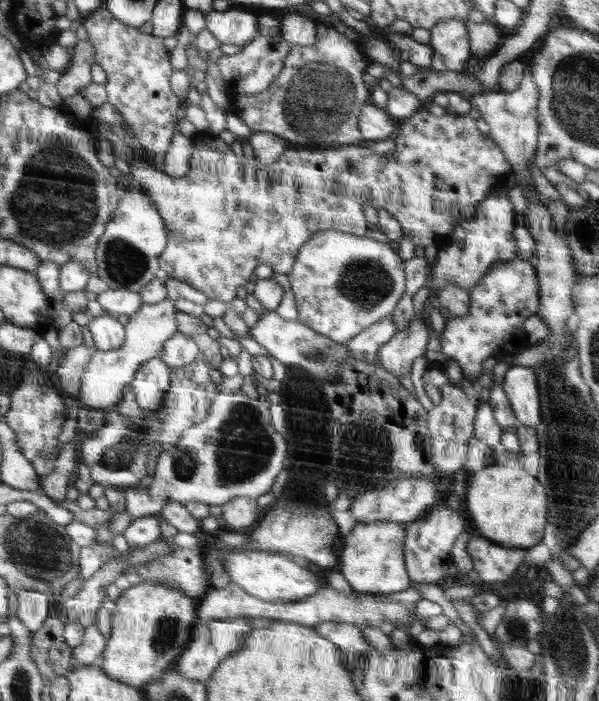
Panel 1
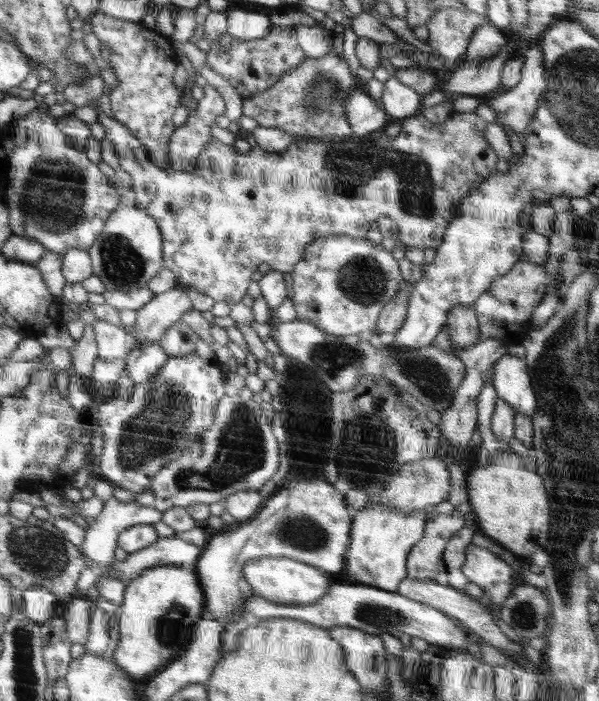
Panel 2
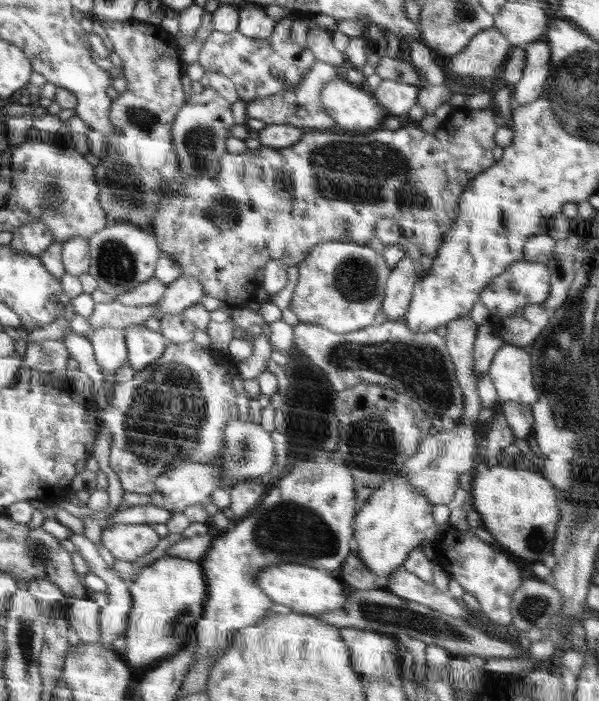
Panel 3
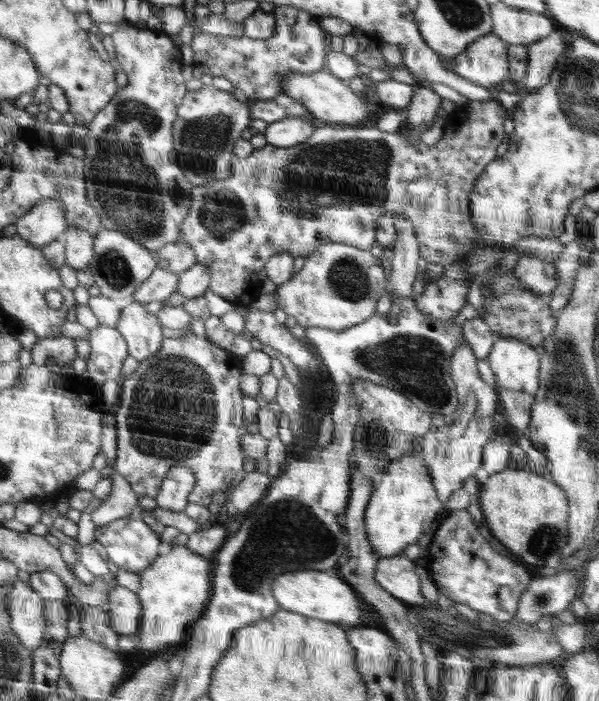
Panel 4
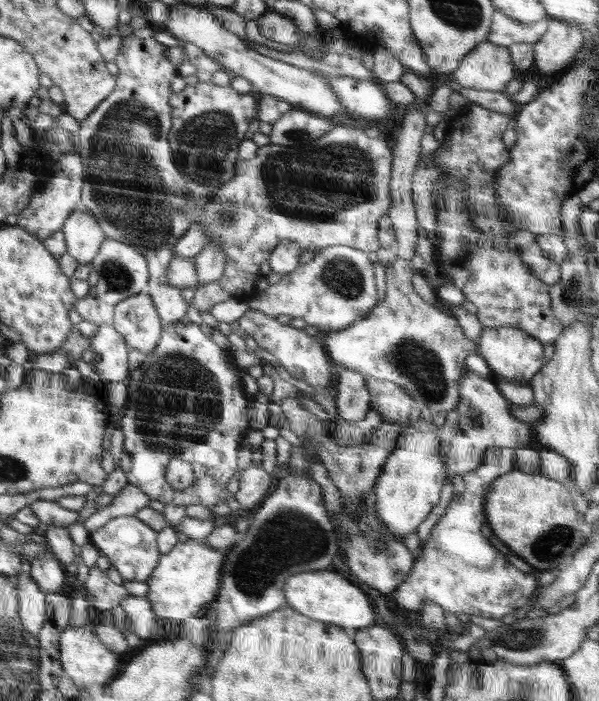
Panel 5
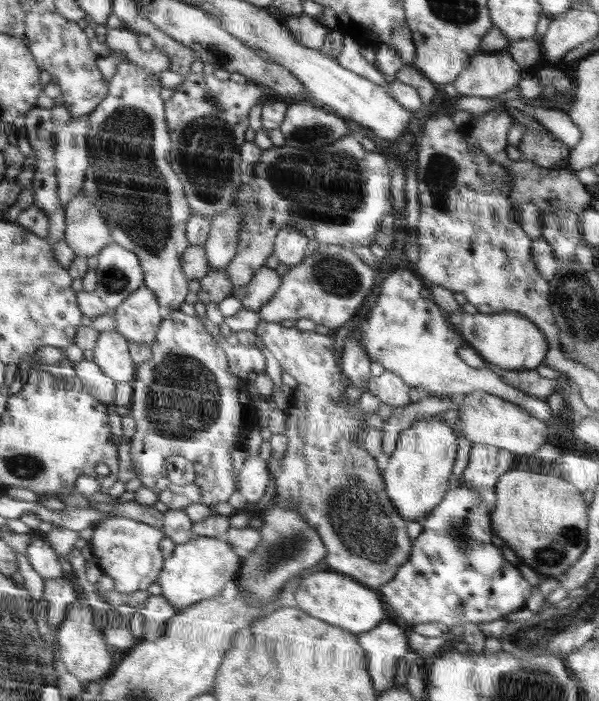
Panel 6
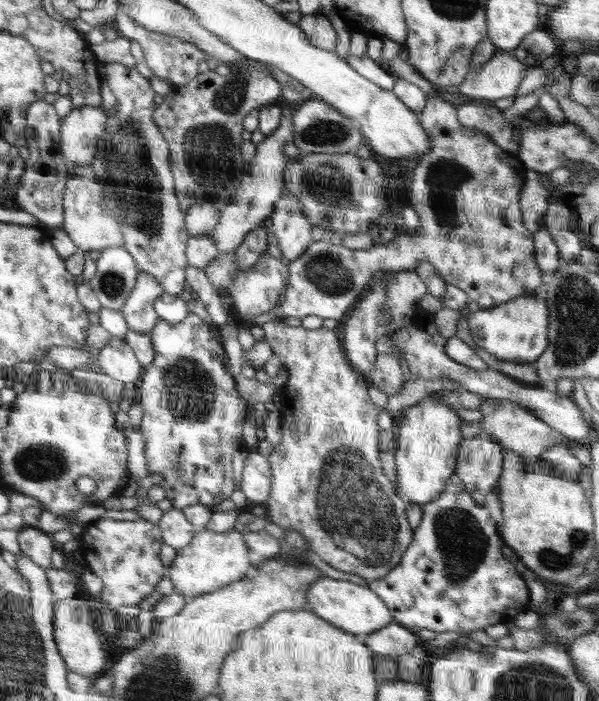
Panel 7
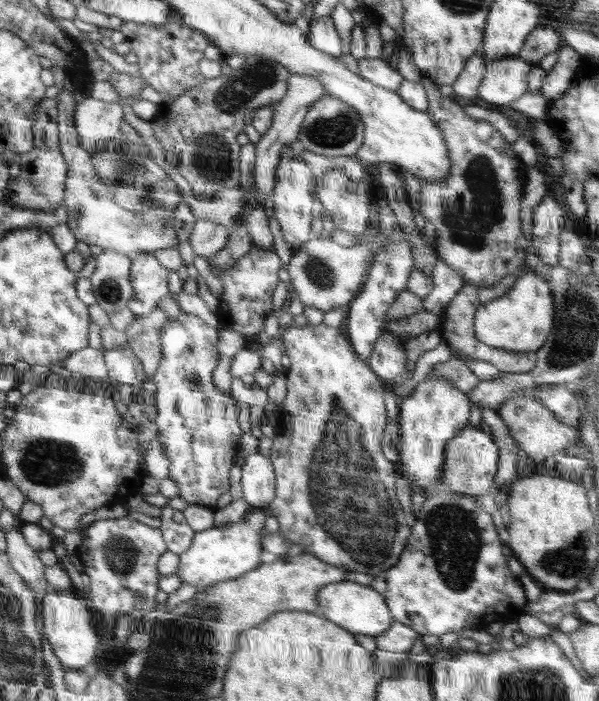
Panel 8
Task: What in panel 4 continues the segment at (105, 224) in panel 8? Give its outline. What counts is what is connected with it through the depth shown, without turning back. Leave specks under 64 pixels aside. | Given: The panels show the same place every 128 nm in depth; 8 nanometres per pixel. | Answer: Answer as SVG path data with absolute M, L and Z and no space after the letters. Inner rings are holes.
M68 227L62 239L65 244L65 264L77 271L86 269L93 257L94 235L82 228Z

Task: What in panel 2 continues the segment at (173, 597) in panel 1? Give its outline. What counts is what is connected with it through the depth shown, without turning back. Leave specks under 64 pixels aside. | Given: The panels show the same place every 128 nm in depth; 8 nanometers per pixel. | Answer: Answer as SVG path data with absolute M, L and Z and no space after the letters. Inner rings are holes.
M162 565L140 572L138 578L127 581L119 615L118 642L112 645L108 657L116 667L126 672L133 680L144 680L162 670L167 662L181 657L193 641L195 624L203 617L205 596L195 571L184 566Z

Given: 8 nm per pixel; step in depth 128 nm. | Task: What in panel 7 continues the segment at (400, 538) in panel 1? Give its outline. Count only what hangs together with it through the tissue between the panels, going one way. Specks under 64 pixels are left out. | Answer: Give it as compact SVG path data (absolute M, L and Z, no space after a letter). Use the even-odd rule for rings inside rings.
M434 394L404 410L404 418L398 424L396 431L397 443L393 452L396 457L397 492L399 496L405 497L409 504L419 504L422 507L430 500L436 500L442 491L448 489L451 482L450 476L457 468L458 448L463 439L460 428L456 412L452 408L442 405Z

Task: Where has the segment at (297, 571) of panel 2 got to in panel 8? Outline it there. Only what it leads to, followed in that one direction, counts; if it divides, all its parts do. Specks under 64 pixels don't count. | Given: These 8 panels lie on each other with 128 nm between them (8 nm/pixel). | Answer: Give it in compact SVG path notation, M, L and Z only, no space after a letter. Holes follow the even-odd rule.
M344 580L322 586L316 595L319 613L330 622L354 634L375 637L382 634L393 623L393 616L386 606L386 600L380 592L367 585Z

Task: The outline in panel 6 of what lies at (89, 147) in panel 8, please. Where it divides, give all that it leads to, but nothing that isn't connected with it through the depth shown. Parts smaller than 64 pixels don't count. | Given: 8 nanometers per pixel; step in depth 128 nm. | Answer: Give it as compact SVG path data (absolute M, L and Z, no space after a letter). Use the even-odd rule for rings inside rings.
M88 115L72 117L55 134L57 196L62 208L83 190L89 159L86 152L86 133Z

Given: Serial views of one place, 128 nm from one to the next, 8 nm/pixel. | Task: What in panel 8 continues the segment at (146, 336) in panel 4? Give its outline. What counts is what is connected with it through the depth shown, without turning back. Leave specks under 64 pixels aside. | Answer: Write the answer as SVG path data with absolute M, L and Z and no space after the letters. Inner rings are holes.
M151 253L140 254L136 259L132 260L132 268L130 268L131 285L133 288L133 296L128 301L127 310L134 314L134 317L150 314L150 311L157 308L158 301L169 293L168 291L168 270L162 268L158 260Z

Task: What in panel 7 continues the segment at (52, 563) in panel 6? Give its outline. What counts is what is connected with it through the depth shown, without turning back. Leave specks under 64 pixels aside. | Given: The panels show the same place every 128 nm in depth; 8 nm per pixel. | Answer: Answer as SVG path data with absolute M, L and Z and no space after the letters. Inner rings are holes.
M24 526L19 530L17 542L24 552L34 564L50 570L52 568L52 552L54 552L54 544L50 535L44 533L37 527Z

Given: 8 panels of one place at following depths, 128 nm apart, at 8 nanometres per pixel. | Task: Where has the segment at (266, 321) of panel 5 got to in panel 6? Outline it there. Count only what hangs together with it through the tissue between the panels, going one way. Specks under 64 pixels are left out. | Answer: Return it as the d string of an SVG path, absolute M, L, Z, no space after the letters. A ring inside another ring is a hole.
M258 321L255 335L260 336L262 344L272 358L280 363L281 370L290 374L298 383L292 405L286 410L288 439L286 456L281 460L268 460L269 473L275 478L278 505L296 505L298 513L308 526L314 528L326 545L324 568L349 575L355 581L377 590L392 580L398 569L410 558L413 541L407 534L406 521L391 504L384 480L376 468L374 458L358 446L358 430L363 428L360 420L363 413L359 402L348 404L342 395L348 382L344 380L341 367L337 365L332 350L333 335L323 335L314 331L301 331L296 327L284 327L277 322Z

